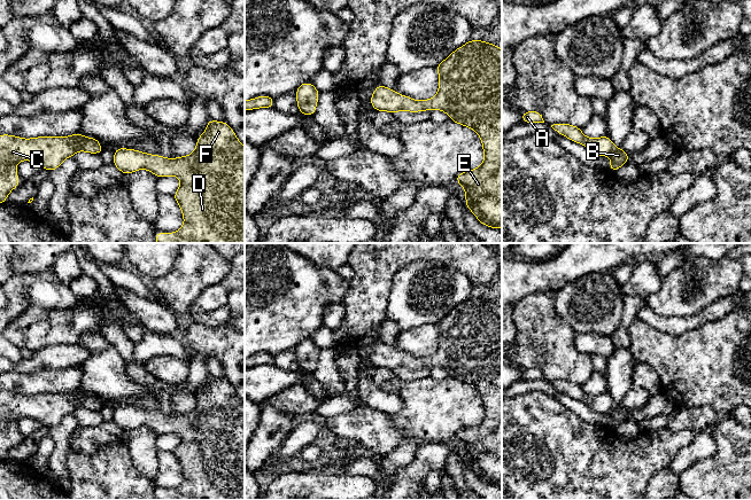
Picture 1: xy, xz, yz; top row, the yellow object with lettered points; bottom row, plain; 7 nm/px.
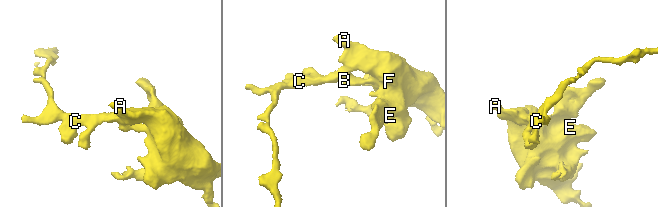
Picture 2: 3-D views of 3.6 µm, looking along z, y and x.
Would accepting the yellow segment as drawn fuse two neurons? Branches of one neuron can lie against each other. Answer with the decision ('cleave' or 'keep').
keep

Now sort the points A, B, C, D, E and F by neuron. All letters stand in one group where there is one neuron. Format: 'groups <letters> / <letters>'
groups A B C D E F

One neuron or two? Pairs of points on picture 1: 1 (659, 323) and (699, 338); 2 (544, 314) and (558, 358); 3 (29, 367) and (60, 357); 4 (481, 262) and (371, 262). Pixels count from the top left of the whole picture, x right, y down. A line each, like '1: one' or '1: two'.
1: two
2: one
3: one
4: one

